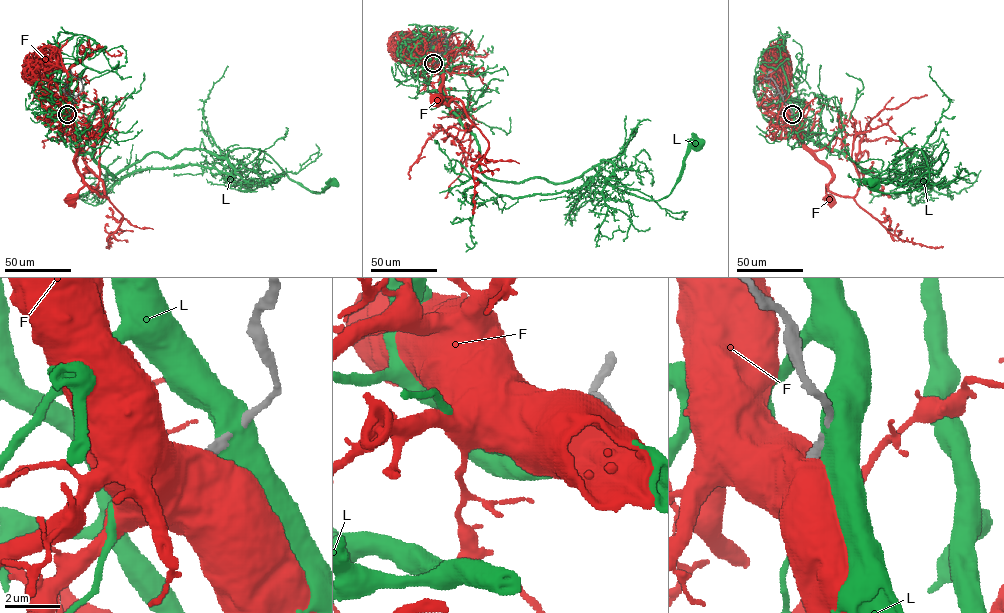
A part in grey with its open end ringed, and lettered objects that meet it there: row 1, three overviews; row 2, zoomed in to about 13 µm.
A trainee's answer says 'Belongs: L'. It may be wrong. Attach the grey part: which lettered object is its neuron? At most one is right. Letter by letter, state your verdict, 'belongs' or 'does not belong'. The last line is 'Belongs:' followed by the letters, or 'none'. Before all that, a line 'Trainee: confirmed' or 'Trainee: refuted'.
Trainee: refuted
F: does not belong
L: does not belong
Belongs: none

